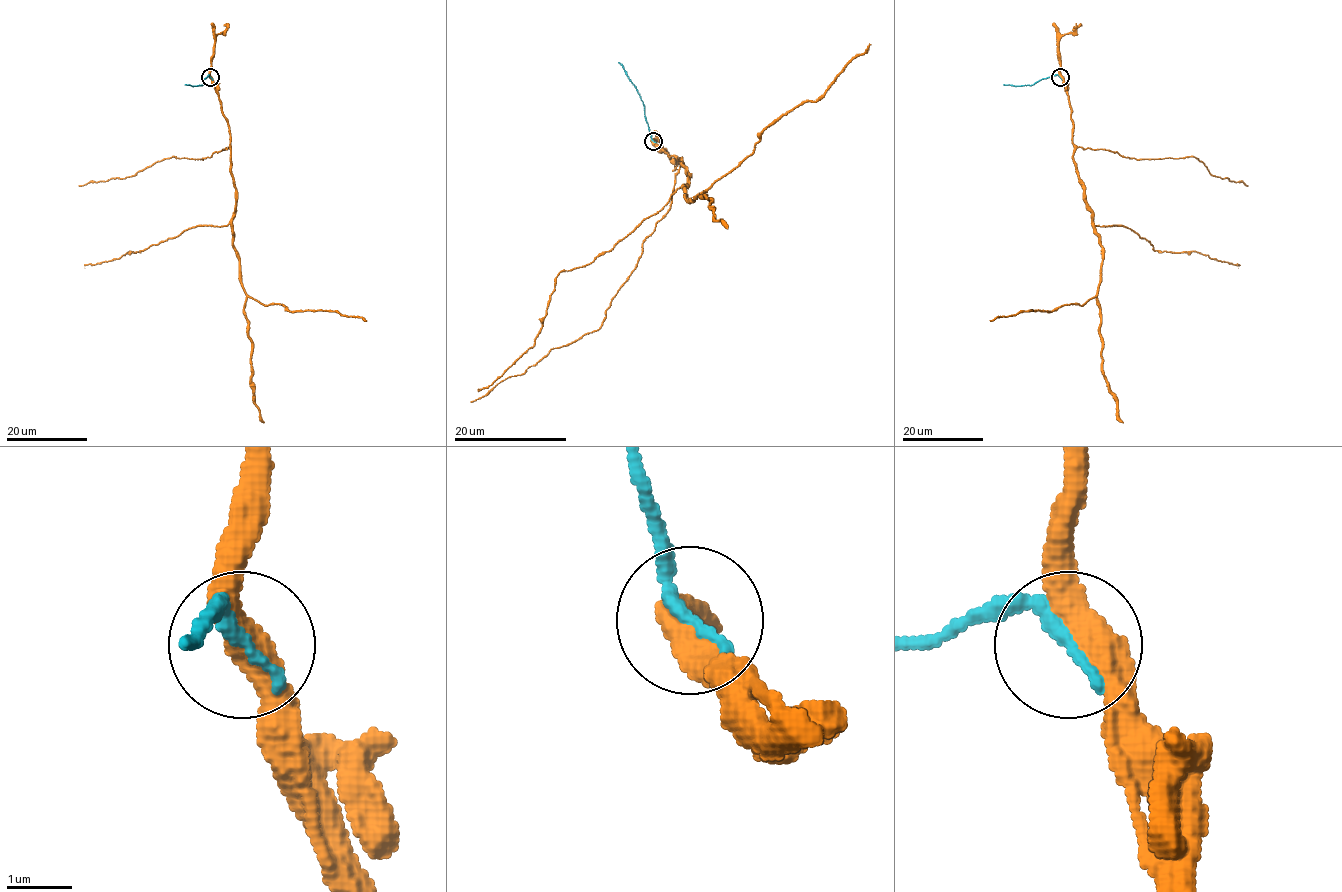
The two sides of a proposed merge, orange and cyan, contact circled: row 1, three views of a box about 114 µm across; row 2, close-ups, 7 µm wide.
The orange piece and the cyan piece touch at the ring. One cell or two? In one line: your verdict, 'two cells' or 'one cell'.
one cell

